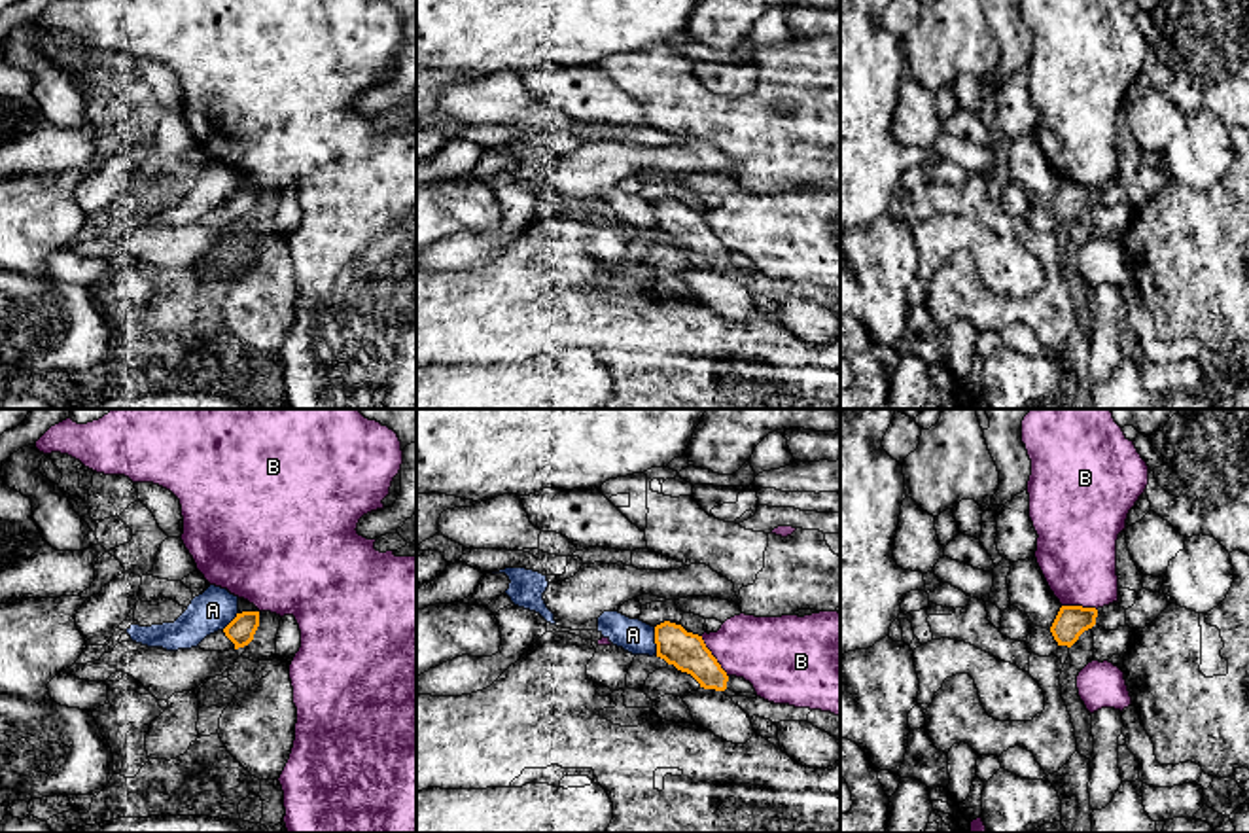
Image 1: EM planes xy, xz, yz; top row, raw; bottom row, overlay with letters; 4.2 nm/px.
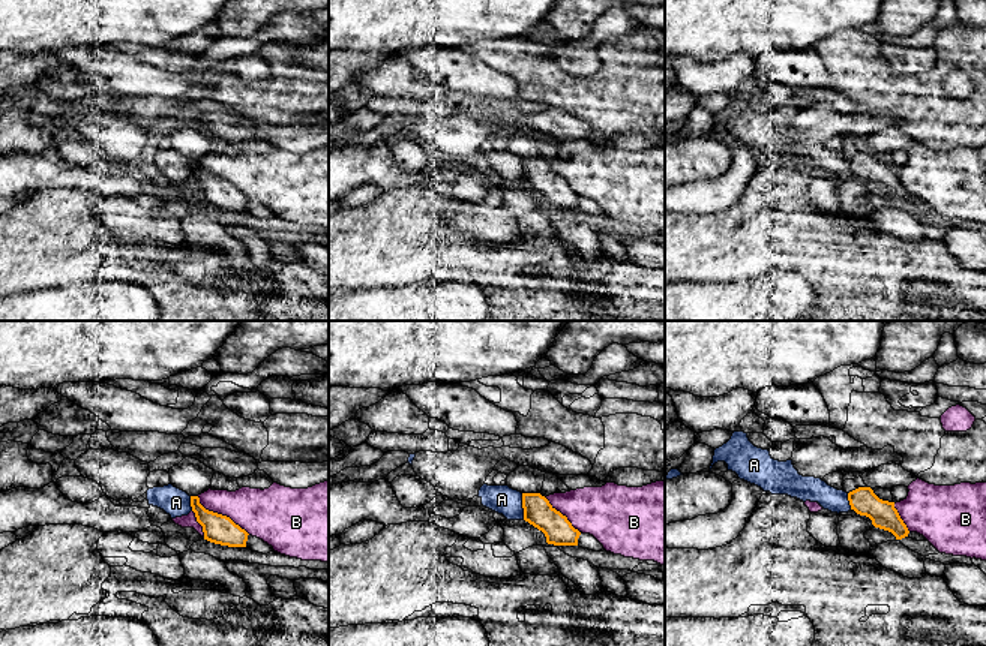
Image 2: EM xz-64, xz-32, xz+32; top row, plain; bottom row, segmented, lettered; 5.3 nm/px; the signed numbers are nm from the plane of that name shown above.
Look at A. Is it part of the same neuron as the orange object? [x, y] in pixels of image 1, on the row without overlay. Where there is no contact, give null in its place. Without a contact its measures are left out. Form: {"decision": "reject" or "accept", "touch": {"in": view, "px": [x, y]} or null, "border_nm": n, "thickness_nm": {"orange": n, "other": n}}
{"decision": "reject", "touch": {"in": "xz", "px": [655, 216]}, "border_nm": 120, "thickness_nm": {"orange": 160, "other": 140}}

